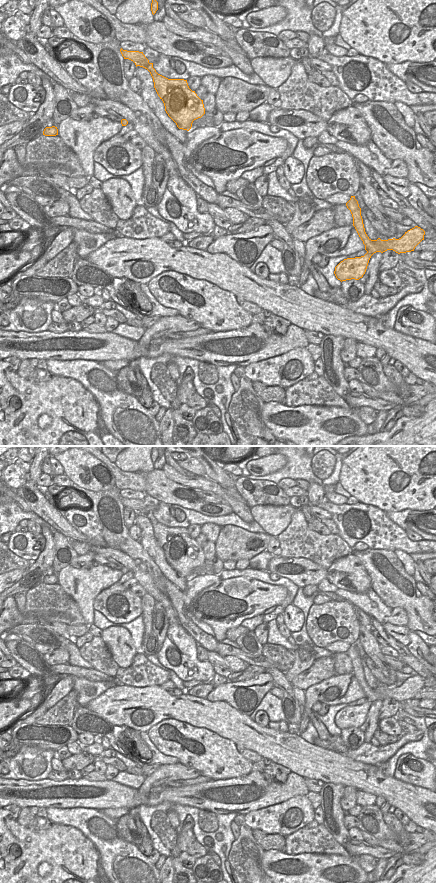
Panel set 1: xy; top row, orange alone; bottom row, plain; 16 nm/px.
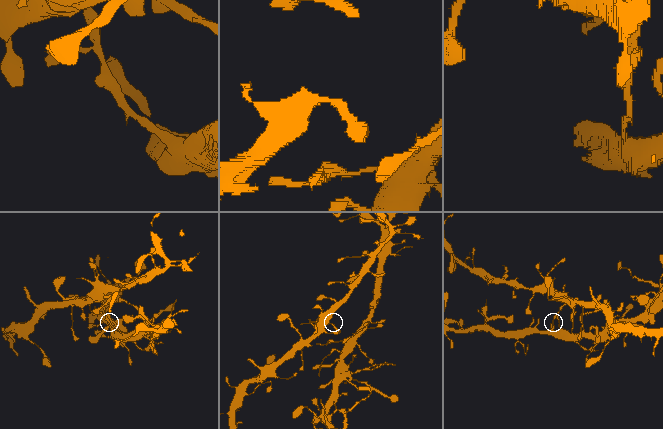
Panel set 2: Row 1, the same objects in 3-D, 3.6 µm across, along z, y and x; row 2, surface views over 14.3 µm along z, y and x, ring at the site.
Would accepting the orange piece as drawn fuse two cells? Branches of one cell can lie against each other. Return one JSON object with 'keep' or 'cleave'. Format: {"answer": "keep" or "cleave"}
{"answer": "keep"}

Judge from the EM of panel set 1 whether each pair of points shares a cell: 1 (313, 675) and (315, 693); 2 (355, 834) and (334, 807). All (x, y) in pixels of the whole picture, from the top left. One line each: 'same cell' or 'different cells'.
1: different cells
2: different cells

